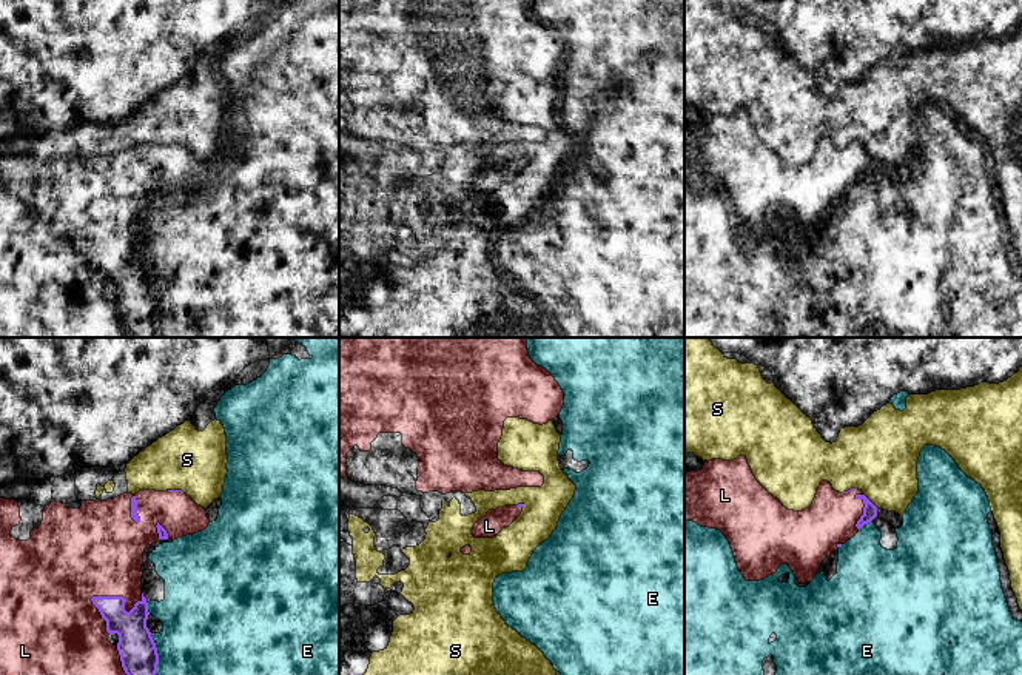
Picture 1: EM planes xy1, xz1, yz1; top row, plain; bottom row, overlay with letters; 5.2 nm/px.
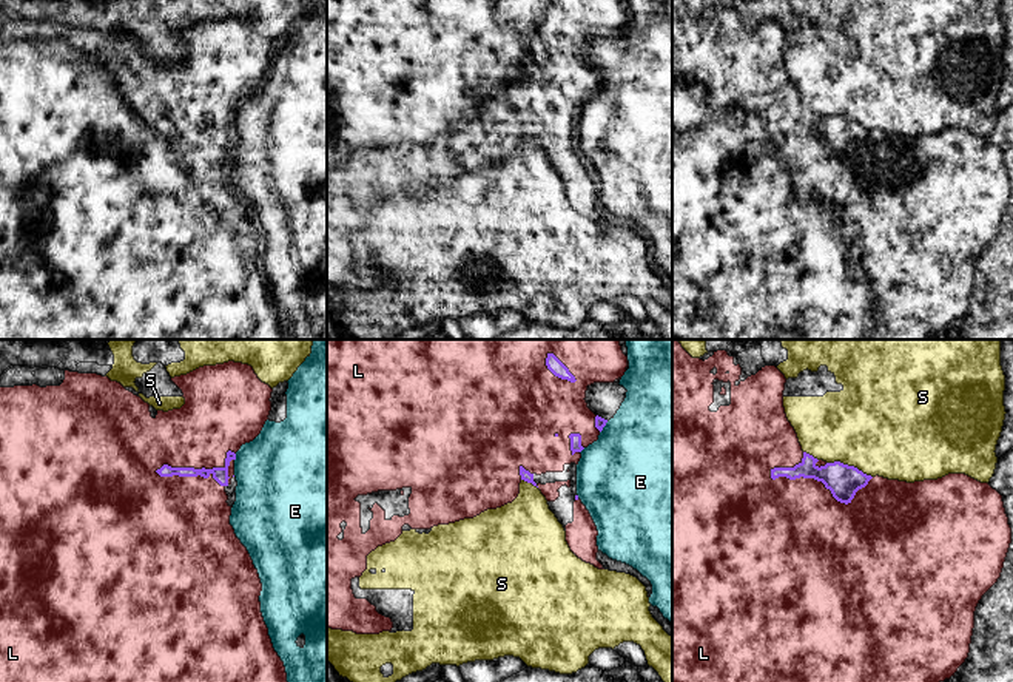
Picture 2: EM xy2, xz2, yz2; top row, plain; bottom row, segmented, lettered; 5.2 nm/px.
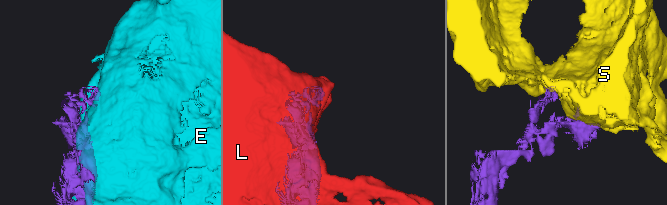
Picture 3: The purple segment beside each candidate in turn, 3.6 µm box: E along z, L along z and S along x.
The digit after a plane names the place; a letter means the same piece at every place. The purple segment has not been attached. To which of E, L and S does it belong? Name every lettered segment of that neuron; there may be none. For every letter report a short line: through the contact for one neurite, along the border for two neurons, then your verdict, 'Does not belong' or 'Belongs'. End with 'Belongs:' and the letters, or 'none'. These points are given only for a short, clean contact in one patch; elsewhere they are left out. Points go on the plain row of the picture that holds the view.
E: Does not belong
L: Belongs
S: Does not belong
Belongs: L

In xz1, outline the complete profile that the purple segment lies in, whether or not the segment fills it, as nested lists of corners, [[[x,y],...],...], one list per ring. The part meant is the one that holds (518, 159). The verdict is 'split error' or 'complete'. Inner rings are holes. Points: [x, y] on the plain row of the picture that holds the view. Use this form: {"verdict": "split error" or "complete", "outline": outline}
{"verdict": "split error", "outline": [[[524,159],[504,160],[496,165],[489,165],[487,170],[478,174],[473,180],[472,190],[475,193],[493,193],[503,183],[509,182],[523,166]]]}

